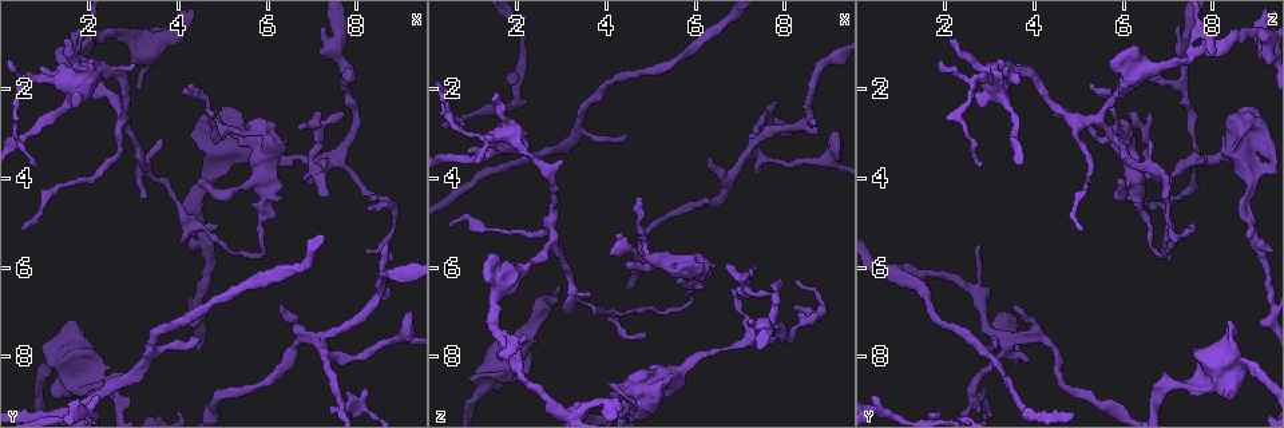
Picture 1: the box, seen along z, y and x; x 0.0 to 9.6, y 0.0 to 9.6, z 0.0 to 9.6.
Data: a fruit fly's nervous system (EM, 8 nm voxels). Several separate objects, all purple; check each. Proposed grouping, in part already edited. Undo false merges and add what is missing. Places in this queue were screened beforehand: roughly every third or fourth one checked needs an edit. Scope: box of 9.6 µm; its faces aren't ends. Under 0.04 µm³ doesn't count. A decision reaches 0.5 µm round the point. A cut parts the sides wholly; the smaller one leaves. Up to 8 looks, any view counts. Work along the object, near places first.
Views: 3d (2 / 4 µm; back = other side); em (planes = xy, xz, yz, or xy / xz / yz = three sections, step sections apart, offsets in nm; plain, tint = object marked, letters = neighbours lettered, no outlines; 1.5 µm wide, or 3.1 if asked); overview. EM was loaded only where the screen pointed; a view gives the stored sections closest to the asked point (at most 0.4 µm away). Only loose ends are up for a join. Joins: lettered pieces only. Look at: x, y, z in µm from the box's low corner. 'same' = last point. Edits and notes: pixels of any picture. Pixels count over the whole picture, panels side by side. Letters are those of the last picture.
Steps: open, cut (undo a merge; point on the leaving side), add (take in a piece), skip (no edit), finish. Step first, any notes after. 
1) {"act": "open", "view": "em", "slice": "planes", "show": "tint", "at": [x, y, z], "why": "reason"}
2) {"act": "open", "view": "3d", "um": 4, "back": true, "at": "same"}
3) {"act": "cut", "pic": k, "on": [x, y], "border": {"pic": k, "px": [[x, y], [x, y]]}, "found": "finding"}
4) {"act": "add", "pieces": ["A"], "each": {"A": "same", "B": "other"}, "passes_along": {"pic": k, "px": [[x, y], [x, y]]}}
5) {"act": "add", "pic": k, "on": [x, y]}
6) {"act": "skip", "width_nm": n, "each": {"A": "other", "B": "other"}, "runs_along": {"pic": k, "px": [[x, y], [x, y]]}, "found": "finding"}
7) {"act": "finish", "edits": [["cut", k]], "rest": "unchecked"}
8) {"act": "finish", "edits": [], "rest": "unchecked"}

{"act": "open", "view": "3d", "um": 4, "at": [7.20, 4.40, 6.05], "why": "tapers out"}

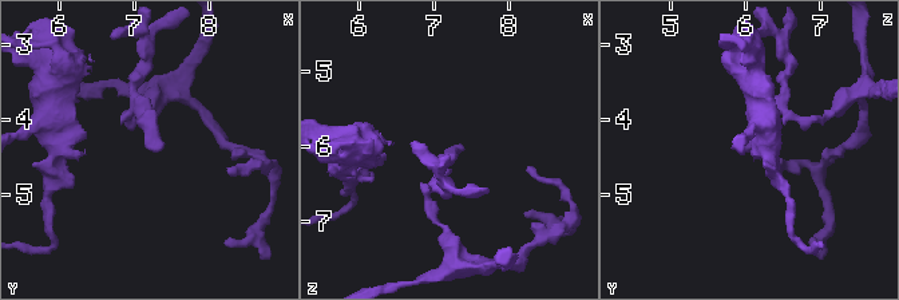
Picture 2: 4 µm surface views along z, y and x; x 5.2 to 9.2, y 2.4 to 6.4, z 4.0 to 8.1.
{"act": "open", "view": "em", "slice": "planes", "show": "letters", "at": [7.30, 4.45, 6.05]}

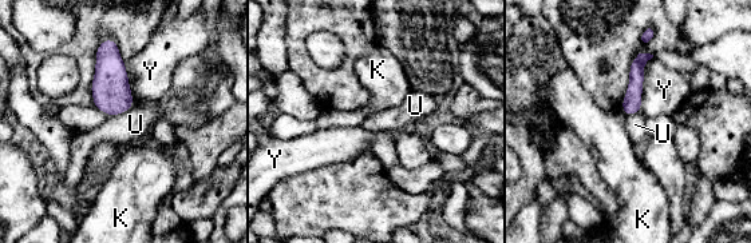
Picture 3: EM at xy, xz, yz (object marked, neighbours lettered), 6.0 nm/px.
{"act": "skip", "each": {"K": "other", "U": "other", "Y": "other"}, "runs_along": {"pic": 3, "px": [[647, 56], [637, 66], [628, 111]]}, "found": "none of them fits"}

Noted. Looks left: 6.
{"act": "open", "view": "3d", "um": 2, "at": [5.85, 3.45, 6.15], "why": "abrupt turn"}

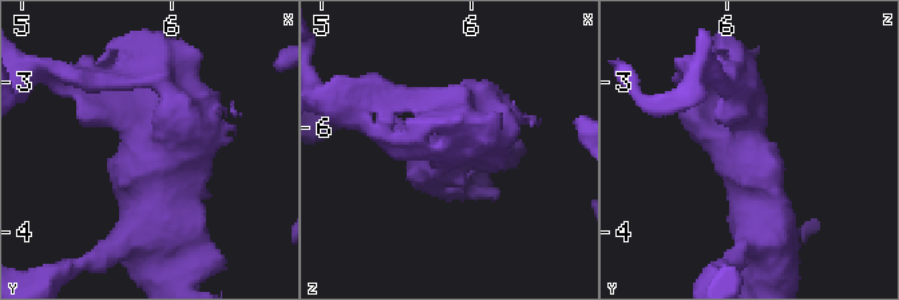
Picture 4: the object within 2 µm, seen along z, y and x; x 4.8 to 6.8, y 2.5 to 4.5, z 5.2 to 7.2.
{"act": "open", "view": "em", "slice": "planes", "show": "letters", "at": [5.86, 3.48, 6.12], "why": "shape alone is not enough"}

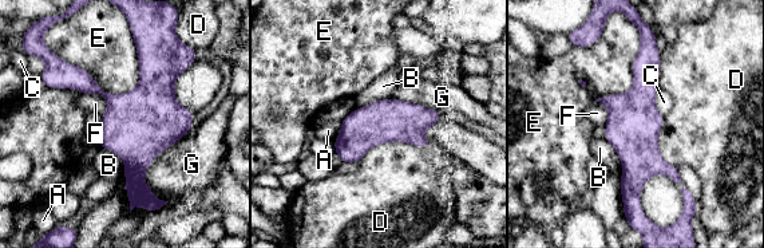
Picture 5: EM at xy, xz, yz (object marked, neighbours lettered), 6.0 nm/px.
{"act": "skip", "width_nm": 320, "longest_contact_nm": ["E", 500], "each": {"A": "other", "B": "other", "C": "other", "D": "other", "E": "other", "F": "other", "G": "other"}, "found": "one cell here"}

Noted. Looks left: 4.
{"act": "open", "view": "em", "slice": "planes", "show": "letters", "at": [2.05, 1.90, 6.10], "why": "thick turns thin"}

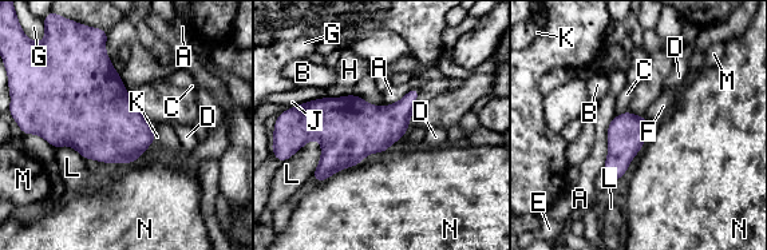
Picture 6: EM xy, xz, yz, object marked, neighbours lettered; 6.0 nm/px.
{"act": "skip", "longest_contact_nm": ["A", 360], "each": {"A": "other", "B": "other", "C": "other", "D": "other", "E": "other", "F": "other", "G": "other", "H": "other", "J": "other", "K": "other", "L": "other", "M": "other", "N": "other"}, "border": {"pic": 6, "px": [[363, 162], [340, 169], [320, 183]]}, "found": "continuous, no second cell"}

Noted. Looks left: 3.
{"act": "finish", "edits": [], "rest": "unchecked"}

